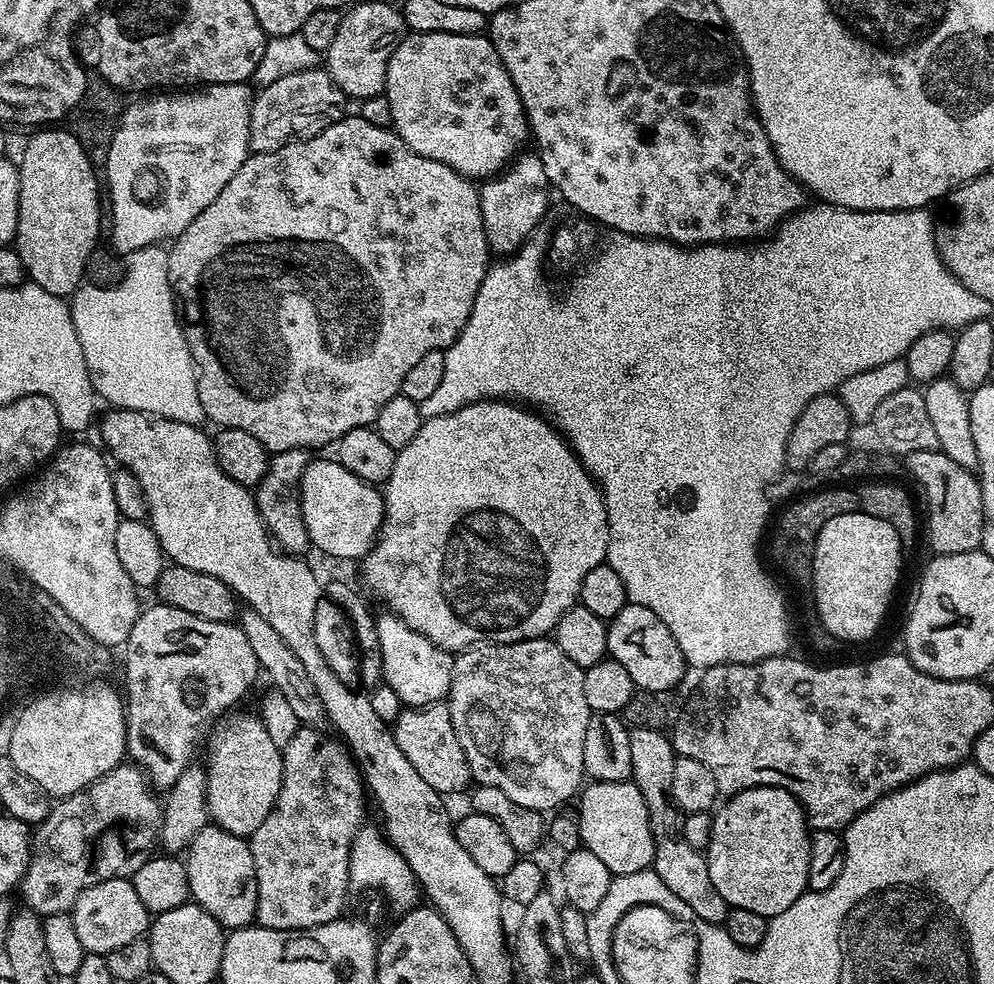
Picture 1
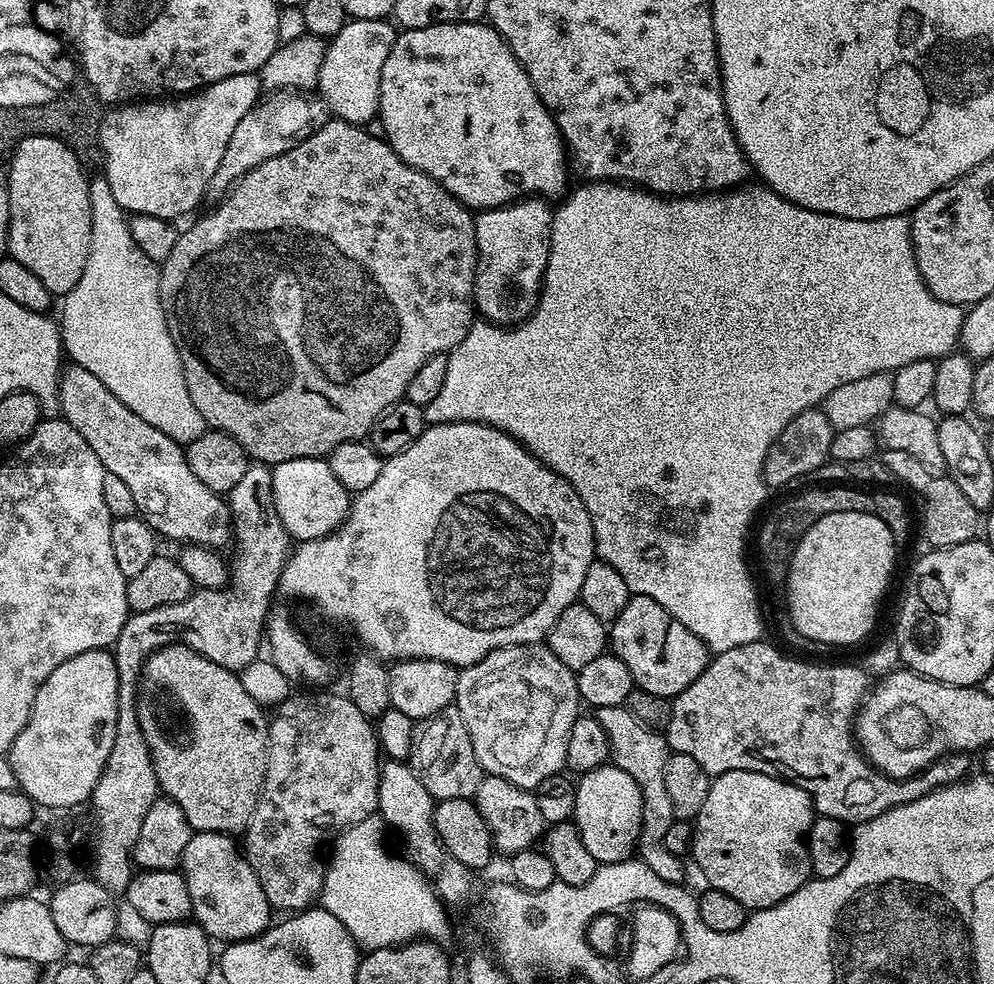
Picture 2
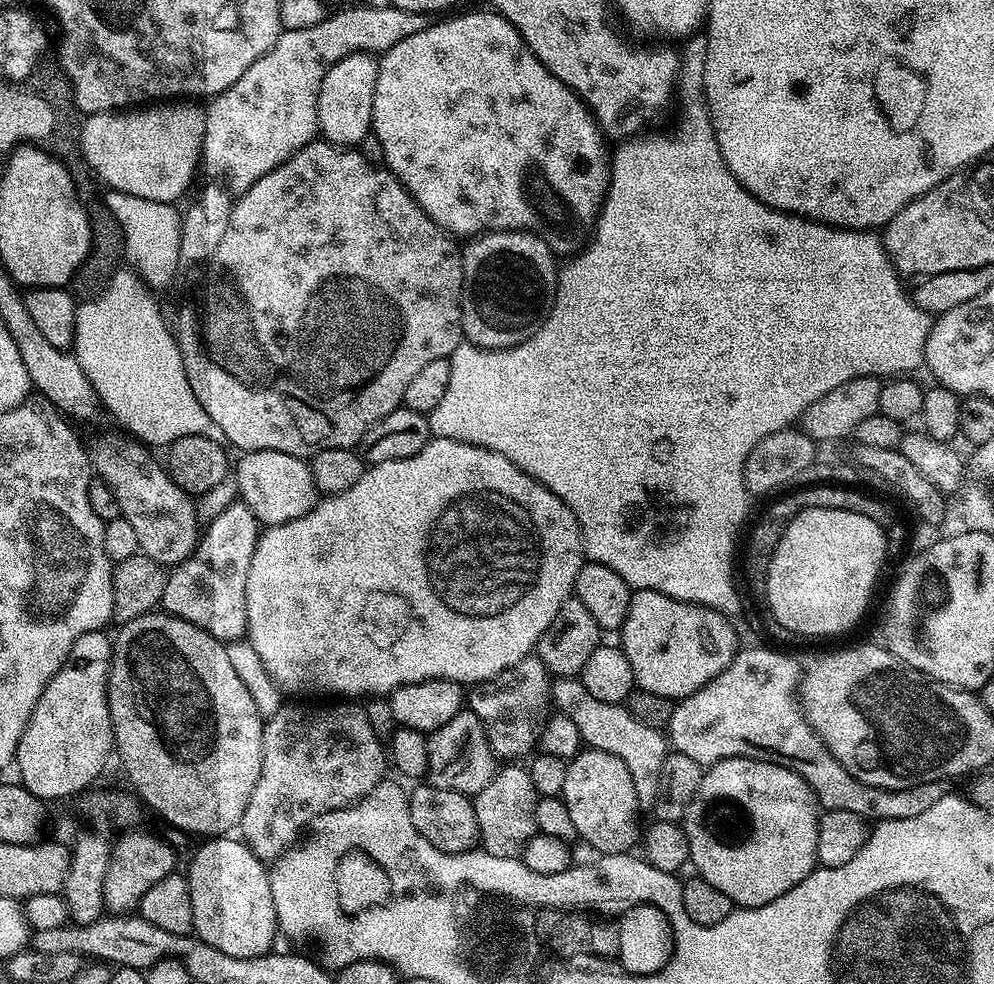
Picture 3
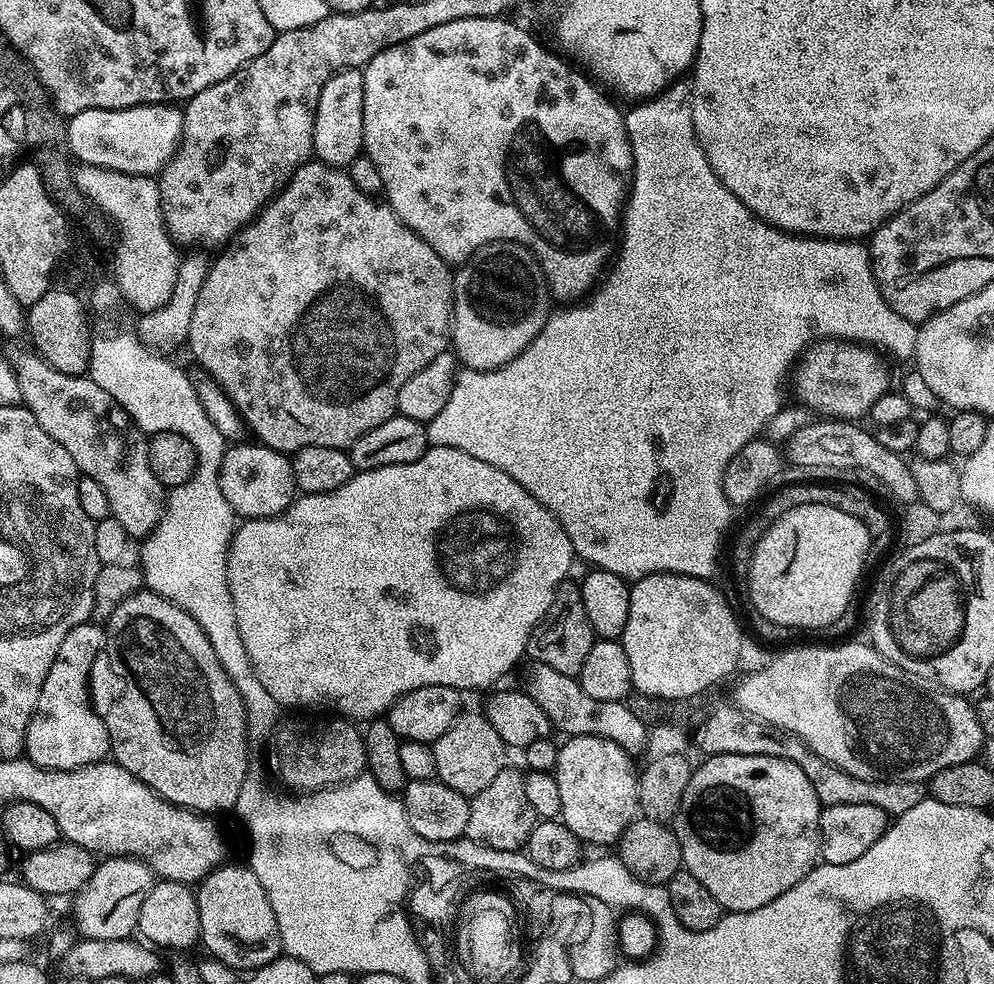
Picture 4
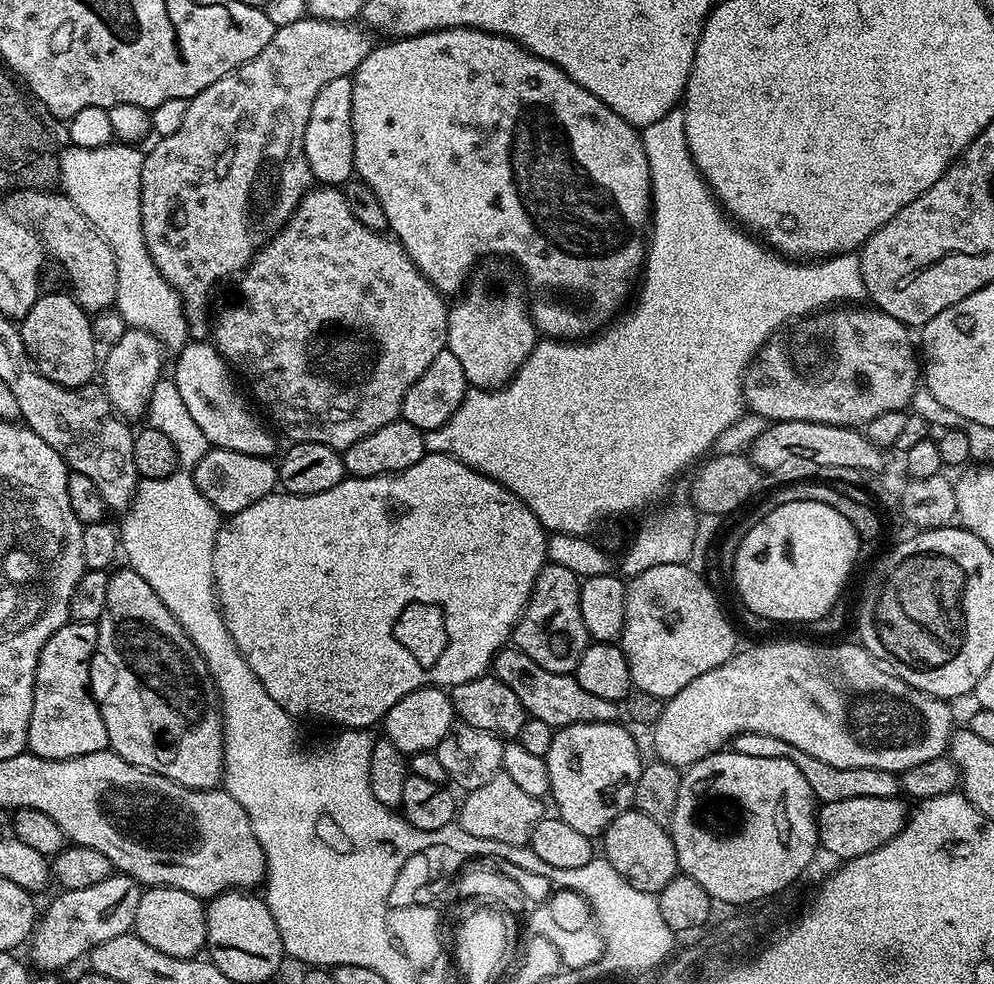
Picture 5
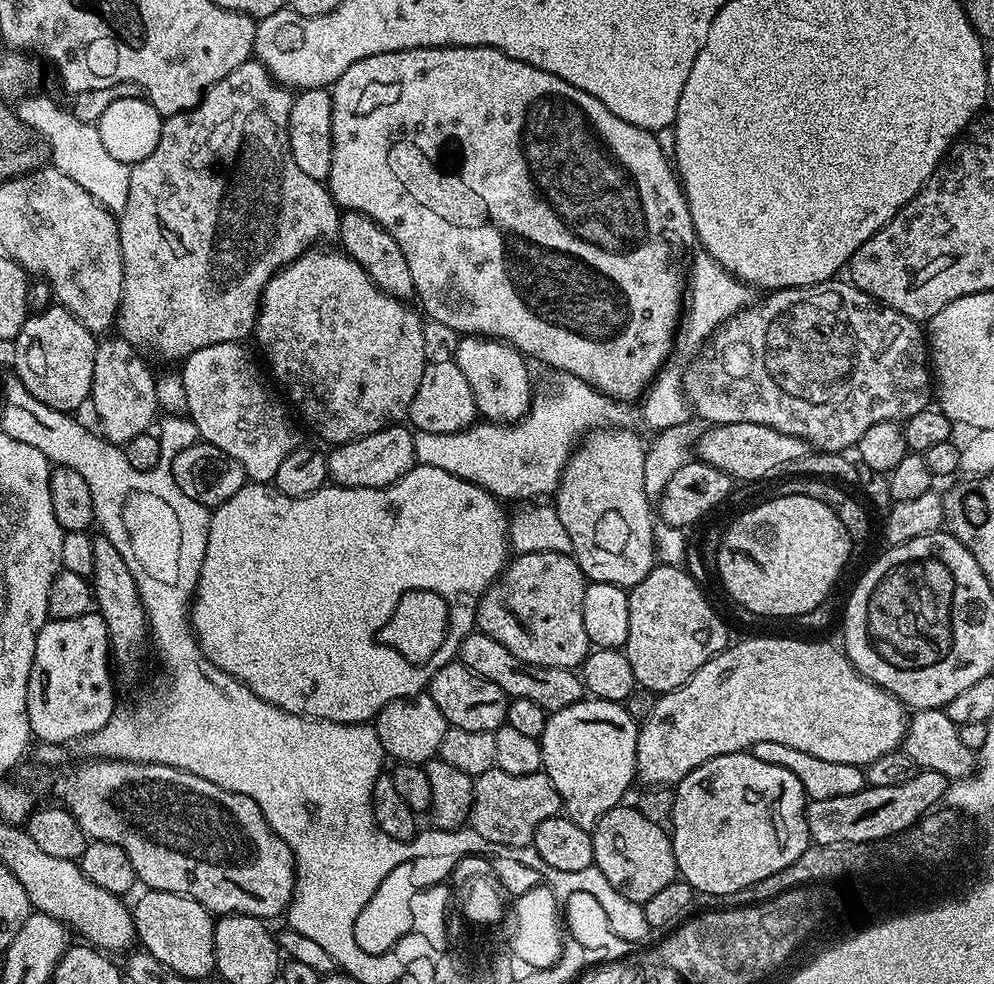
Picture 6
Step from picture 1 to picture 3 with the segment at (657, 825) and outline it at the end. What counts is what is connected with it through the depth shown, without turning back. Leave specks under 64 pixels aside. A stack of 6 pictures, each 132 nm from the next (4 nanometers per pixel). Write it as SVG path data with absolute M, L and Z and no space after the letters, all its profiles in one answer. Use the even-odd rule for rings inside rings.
M556 678L551 681L551 685L551 703L560 707L557 708L559 715L573 720L574 726L578 726L581 741L587 747L614 754L614 758L622 758L622 762L626 762L626 770L630 770L630 778L634 778L634 790L641 809L655 809L662 782L662 762L666 762L670 751L665 733L659 728L638 722L624 704L598 702L598 698L594 698L594 694L590 694L590 690L586 690L579 679Z

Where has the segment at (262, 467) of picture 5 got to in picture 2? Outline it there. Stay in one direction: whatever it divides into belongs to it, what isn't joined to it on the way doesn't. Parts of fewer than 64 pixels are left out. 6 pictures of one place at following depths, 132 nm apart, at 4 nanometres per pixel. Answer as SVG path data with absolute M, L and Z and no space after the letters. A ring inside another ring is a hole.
M294 458L272 468L274 510L293 541L317 540L329 536L348 519L350 494L330 470L327 459Z

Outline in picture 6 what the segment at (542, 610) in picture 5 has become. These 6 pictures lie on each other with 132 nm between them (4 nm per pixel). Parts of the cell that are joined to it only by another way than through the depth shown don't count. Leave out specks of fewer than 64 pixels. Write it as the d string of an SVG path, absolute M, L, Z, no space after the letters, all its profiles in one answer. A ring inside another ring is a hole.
M521 552L504 569L500 579L485 590L476 611L476 628L494 638L494 642L502 642L522 662L543 668L579 669L590 651L586 626L582 626L585 587L586 577L575 556L567 552Z

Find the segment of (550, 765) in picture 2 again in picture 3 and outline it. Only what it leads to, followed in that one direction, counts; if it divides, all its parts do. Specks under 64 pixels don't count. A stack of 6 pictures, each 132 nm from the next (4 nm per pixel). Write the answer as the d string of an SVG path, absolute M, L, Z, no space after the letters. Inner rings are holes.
M533 654L502 670L494 678L475 685L467 693L466 704L482 722L492 755L504 762L516 762L521 759L519 756L528 758L533 755L538 744L538 733L550 712L551 698L548 667Z

